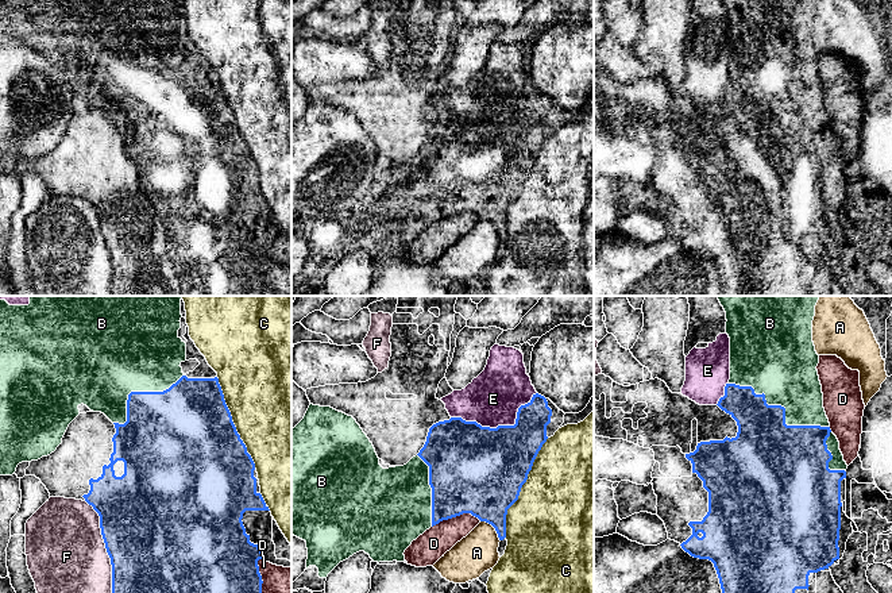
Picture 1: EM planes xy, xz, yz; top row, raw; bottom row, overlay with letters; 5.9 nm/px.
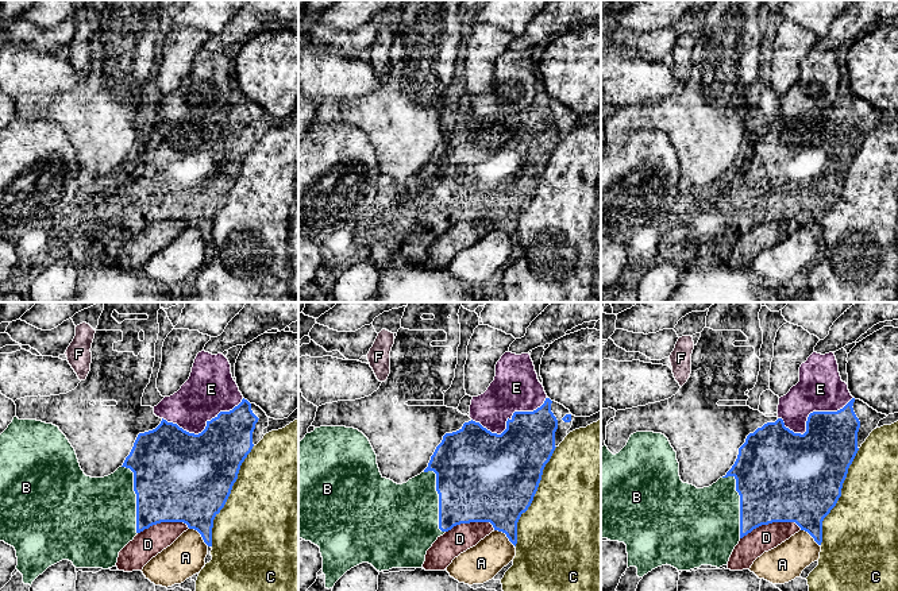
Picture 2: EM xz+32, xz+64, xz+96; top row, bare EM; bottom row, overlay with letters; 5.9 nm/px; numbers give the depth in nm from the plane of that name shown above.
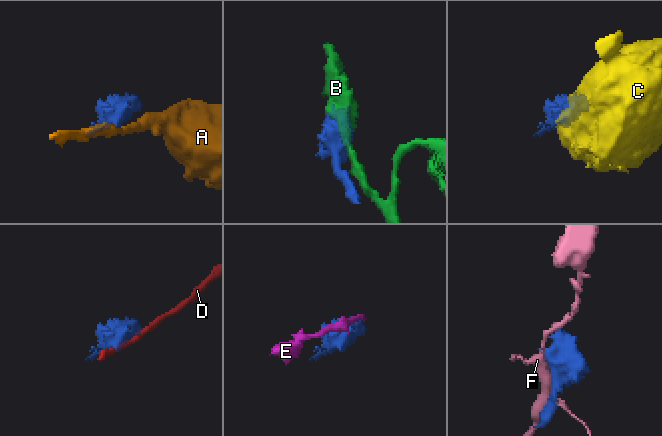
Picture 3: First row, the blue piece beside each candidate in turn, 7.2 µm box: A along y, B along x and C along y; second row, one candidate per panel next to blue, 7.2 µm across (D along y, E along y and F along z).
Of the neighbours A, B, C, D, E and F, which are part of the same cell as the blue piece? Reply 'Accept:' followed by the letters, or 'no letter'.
Accept: no letter

